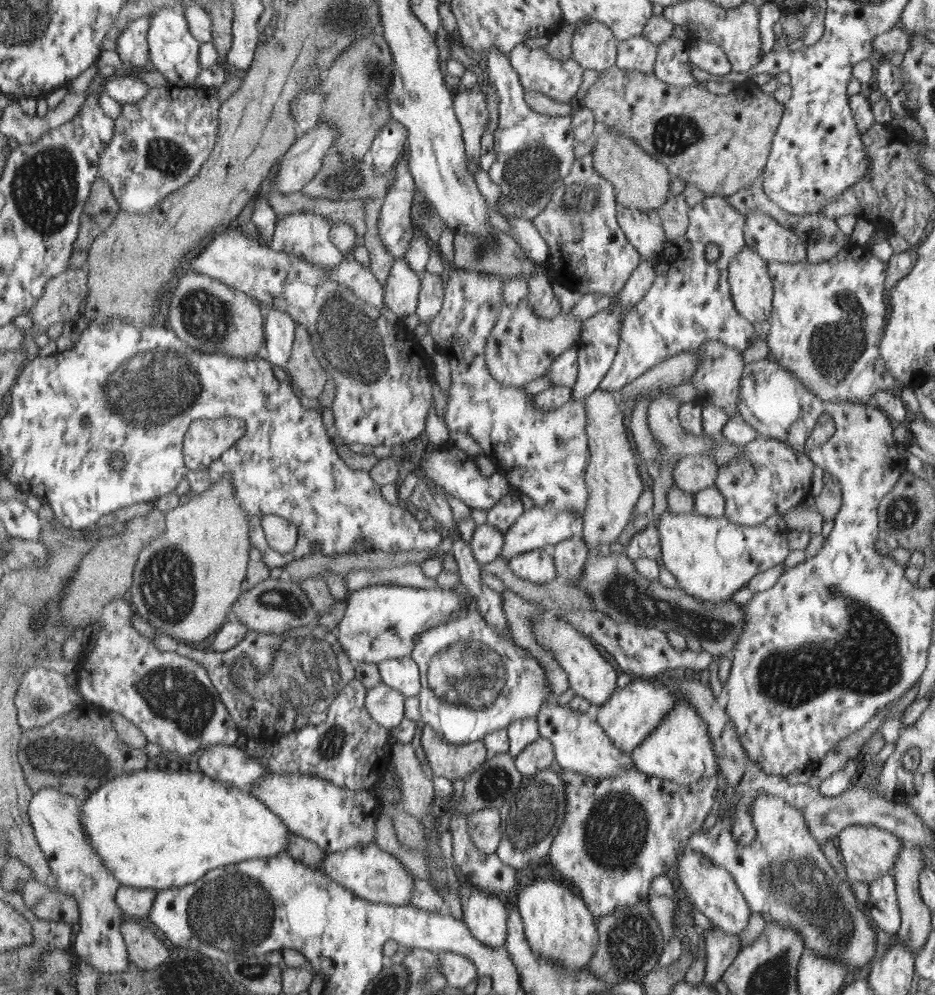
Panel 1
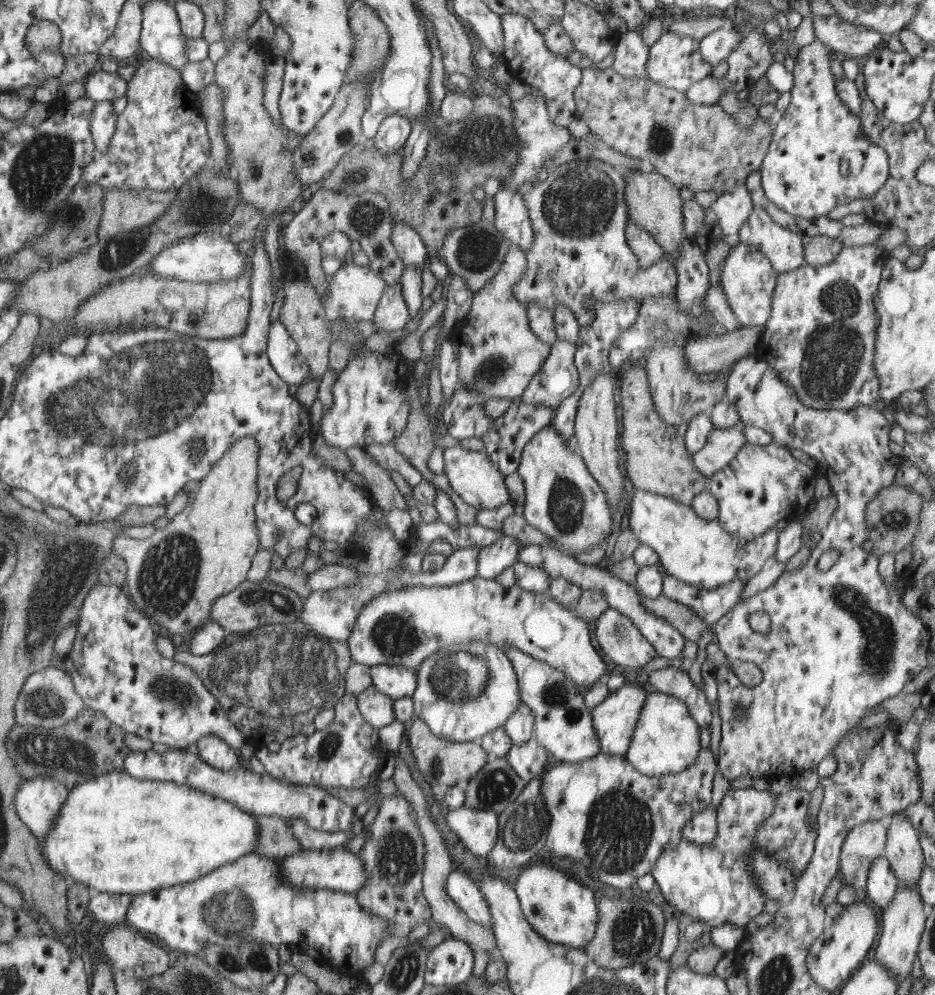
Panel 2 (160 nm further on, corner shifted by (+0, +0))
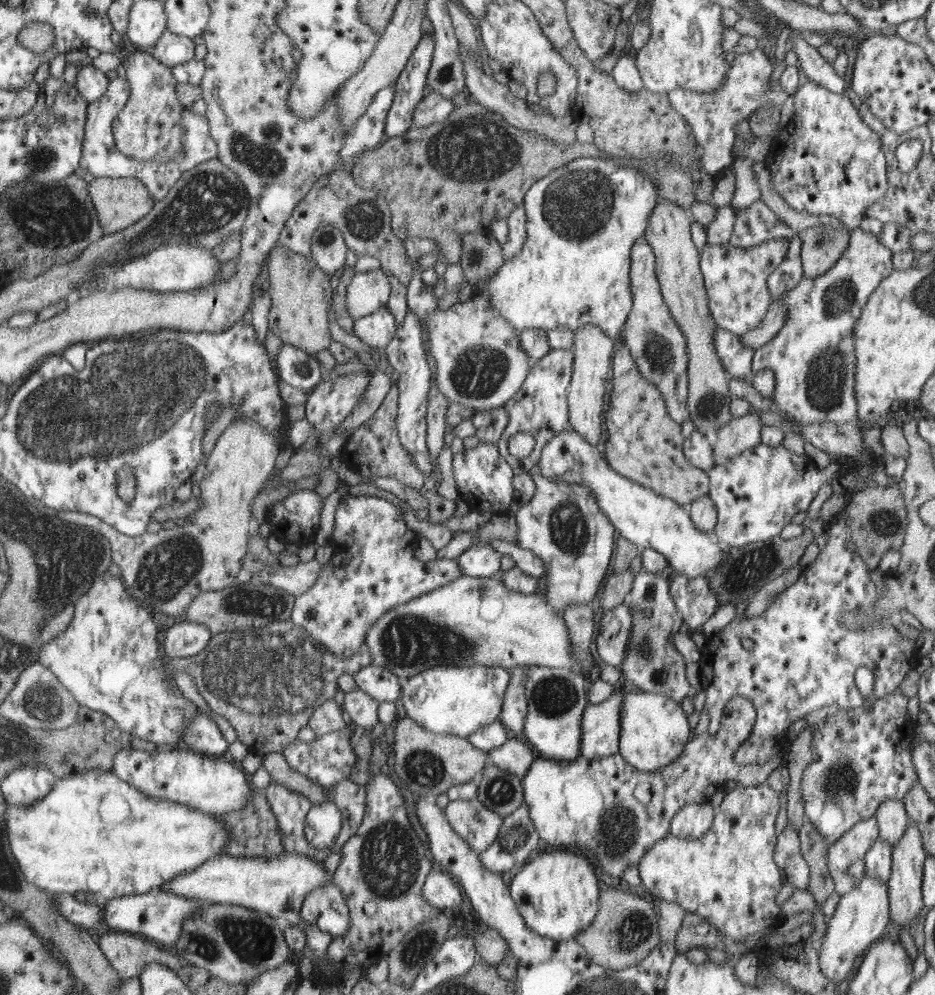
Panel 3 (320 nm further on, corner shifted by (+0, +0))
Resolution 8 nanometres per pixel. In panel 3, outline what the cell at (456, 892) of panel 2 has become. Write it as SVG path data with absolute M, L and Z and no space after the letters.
M436 869L429 874L424 884L425 901L433 904L436 908L453 908L461 912L460 905L464 898L458 889L458 883L454 883L452 875Z

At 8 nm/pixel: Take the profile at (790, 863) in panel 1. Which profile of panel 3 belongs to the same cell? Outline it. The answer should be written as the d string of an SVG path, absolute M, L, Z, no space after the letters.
M710 802L684 805L670 822L670 835L697 839L704 836L714 821L715 810Z

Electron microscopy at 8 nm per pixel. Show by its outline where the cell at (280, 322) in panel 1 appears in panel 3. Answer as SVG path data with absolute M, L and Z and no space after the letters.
M283 344L276 359L281 379L291 387L301 389L309 394L320 382L321 364L316 356L310 355L292 344Z

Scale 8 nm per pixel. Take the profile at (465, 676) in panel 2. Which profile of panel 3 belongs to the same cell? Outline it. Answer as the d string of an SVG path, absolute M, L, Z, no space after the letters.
M442 664L433 666L415 676L404 680L403 692L400 700L404 706L406 717L414 719L420 726L436 734L450 734L468 738L472 732L484 728L491 722L499 720L504 694L510 684L510 670L497 666L453 666Z

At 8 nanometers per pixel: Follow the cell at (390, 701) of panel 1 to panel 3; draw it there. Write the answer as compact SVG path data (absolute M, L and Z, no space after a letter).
M359 689L344 694L343 712L348 714L350 720L359 729L373 728L379 721L377 700Z

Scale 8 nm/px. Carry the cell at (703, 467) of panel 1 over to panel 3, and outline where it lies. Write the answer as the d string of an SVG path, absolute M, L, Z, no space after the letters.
M748 413L725 423L712 443L715 455L734 458L760 443L762 427L760 419L758 414Z

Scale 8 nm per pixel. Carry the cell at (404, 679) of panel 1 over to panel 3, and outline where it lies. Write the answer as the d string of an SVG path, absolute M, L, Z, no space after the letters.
M370 664L362 667L356 673L356 678L358 689L379 703L396 702L403 692L402 678L398 678L384 666Z

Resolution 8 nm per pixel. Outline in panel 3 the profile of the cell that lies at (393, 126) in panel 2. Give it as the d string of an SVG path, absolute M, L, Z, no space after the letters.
M432 28L432 33L421 37L420 42L418 42L417 47L411 54L411 59L406 64L404 70L402 70L400 77L397 79L397 97L394 98L394 104L392 109L389 111L388 121L386 122L385 127L385 135L387 139L404 136L404 134L406 134L406 132L408 132L408 130L414 125L414 121L412 121L412 114L414 114L414 110L416 110L418 102L421 102L423 96L425 95L425 81L427 80L427 75L429 74L431 68L434 45L435 33Z

